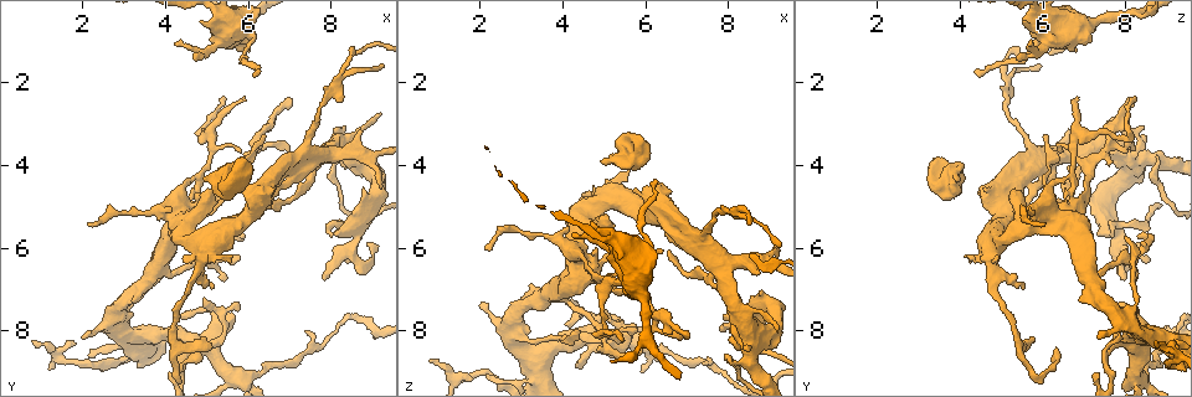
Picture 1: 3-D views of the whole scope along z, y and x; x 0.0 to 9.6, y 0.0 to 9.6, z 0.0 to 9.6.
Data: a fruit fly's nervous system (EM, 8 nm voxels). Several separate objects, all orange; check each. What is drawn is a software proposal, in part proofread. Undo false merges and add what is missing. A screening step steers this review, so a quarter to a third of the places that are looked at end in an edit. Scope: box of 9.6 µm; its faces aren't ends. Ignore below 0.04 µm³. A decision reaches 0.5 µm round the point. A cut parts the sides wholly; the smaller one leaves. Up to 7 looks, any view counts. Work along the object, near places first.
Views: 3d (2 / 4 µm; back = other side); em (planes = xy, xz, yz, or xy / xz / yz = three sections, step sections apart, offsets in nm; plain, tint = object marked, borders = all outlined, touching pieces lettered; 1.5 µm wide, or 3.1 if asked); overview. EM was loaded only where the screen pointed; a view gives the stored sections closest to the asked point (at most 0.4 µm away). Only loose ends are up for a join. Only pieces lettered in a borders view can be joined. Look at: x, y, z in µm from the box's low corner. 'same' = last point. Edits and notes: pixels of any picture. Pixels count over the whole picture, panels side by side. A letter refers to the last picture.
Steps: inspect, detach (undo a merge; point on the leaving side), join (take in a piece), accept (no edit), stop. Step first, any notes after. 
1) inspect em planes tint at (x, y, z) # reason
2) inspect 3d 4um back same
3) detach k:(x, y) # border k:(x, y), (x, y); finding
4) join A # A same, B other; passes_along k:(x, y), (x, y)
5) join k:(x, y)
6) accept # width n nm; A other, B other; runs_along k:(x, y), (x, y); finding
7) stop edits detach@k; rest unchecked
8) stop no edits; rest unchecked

inspect 3d 4um back at (6.00, 1.25, 6.80) # an open end

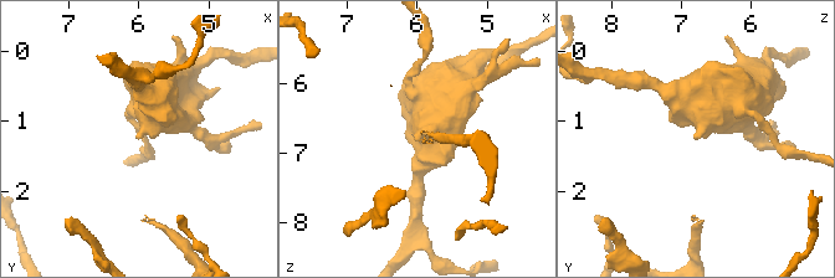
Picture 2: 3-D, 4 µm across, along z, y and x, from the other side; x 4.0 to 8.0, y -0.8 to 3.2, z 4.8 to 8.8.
inspect em planes borders at (6.00, 1.20, 6.85) # need the tissue

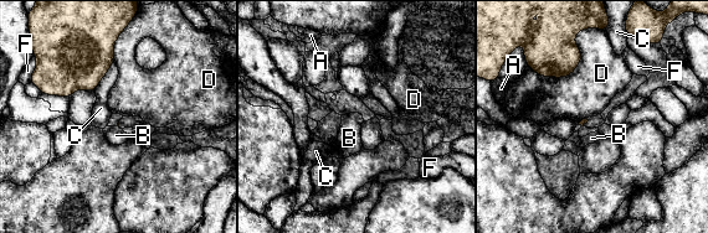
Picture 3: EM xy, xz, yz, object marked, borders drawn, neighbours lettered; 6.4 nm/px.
accept # A other, B other, C other, D other, F other; border 3:(583, 55), (562, 77), (527, 67); no lettered piece goes on from it

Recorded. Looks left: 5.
inspect 3d 2um at (6.25, 1.65, 4.40) # tapers out

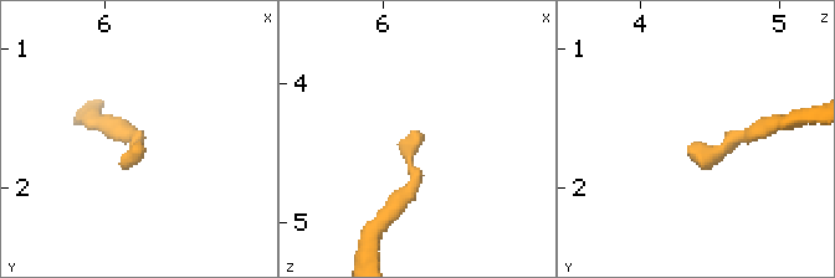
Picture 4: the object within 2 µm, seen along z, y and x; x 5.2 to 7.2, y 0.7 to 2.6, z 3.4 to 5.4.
inspect em planes plain at (6.26, 1.68, 4.34) # need the tissue

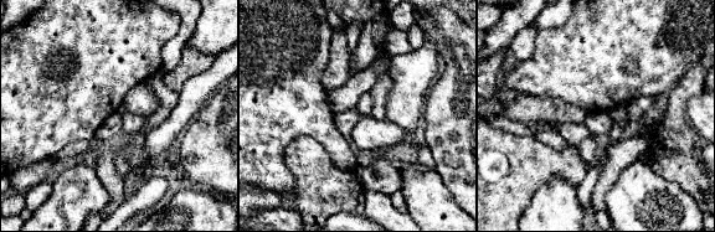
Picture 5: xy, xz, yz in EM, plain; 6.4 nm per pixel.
inspect em planes borders same

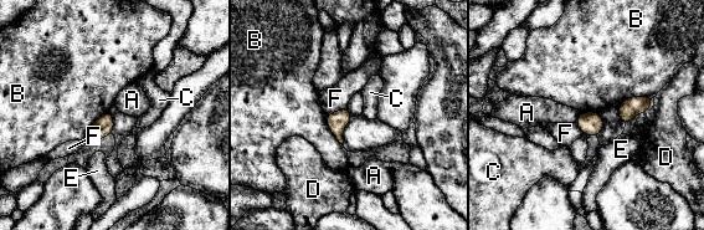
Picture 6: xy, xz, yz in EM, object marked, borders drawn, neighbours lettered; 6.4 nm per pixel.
accept # A other, B other, C other, D other, E other, F other; border 6:(581, 113), (575, 122); no lettered piece goes on from it

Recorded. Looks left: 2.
inspect em xy step 4 borders at (8.75, 3.15, 6.70) # an open end

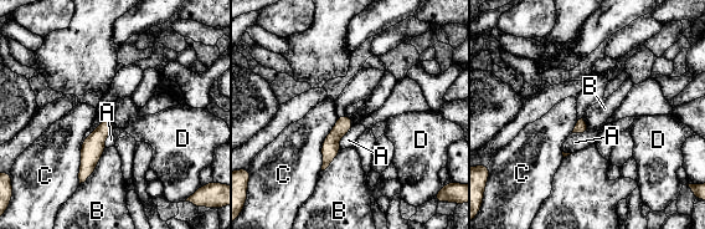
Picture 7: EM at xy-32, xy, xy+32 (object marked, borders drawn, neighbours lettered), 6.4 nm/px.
inspect em planes borders same # another direction

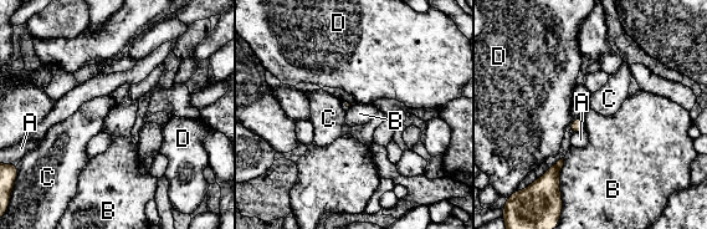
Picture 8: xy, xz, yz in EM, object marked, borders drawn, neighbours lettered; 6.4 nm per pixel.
accept # A other, B other, C other, D other; border 8:(564, 158), (559, 174), (561, 197); no lettered piece goes on from it

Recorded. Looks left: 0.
stop no edits; rest unchecked

